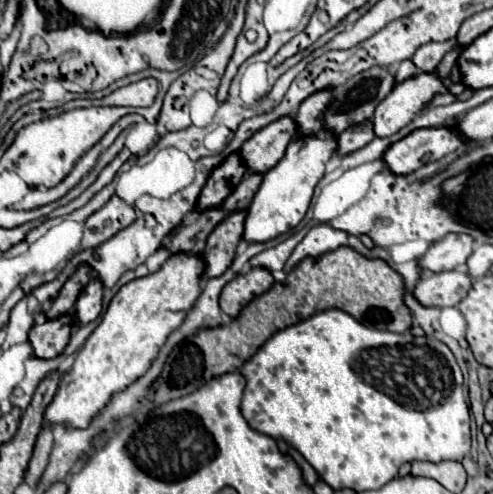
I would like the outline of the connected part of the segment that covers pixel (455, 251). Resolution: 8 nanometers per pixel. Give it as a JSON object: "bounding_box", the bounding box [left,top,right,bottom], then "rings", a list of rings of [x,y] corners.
{"bounding_box":[420,233,474,271],"rings":[[[448,233],[432,249],[426,251],[426,255],[420,259],[420,267],[430,271],[458,269],[470,257],[472,245],[474,239],[468,237],[466,233]]]}

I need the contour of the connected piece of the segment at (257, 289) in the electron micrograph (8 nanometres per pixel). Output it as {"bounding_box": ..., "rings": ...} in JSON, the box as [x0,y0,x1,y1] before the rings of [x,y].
{"bounding_box":[220,267,274,317],"rings":[[[262,267],[252,269],[248,275],[238,275],[222,289],[220,309],[230,317],[238,317],[240,309],[248,305],[254,297],[266,293],[272,287],[272,283],[274,279],[270,271]]]}

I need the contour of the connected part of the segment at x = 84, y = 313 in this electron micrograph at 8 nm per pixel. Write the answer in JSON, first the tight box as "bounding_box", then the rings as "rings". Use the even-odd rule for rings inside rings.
{"bounding_box":[74,279,102,327],"rings":[[[94,279],[82,289],[74,305],[74,327],[88,325],[100,315],[100,311],[102,311],[102,283]]]}

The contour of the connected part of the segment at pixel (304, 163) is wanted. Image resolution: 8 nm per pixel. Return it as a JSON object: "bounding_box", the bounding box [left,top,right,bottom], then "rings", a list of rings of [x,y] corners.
{"bounding_box":[242,131,336,243],"rings":[[[324,131],[314,137],[304,137],[300,141],[292,141],[286,149],[286,155],[278,161],[278,165],[272,167],[268,173],[264,173],[262,183],[254,193],[254,199],[246,211],[242,241],[266,243],[294,229],[304,219],[314,195],[314,187],[322,179],[324,167],[328,159],[334,155],[334,149],[336,149],[336,137],[330,131]]]}

